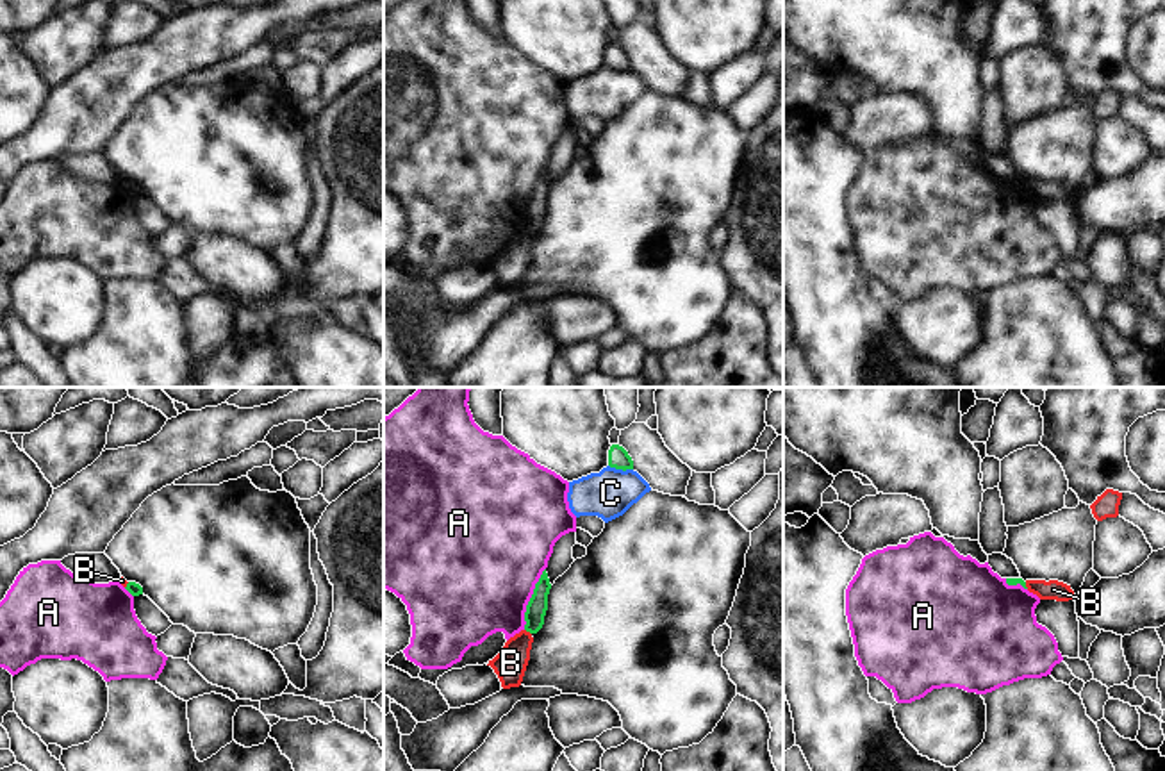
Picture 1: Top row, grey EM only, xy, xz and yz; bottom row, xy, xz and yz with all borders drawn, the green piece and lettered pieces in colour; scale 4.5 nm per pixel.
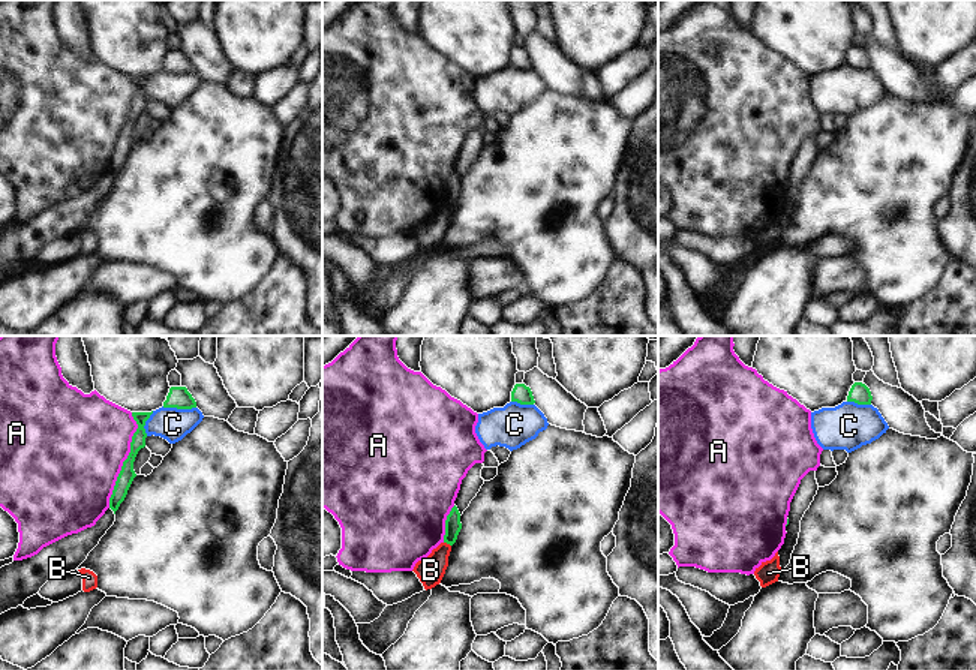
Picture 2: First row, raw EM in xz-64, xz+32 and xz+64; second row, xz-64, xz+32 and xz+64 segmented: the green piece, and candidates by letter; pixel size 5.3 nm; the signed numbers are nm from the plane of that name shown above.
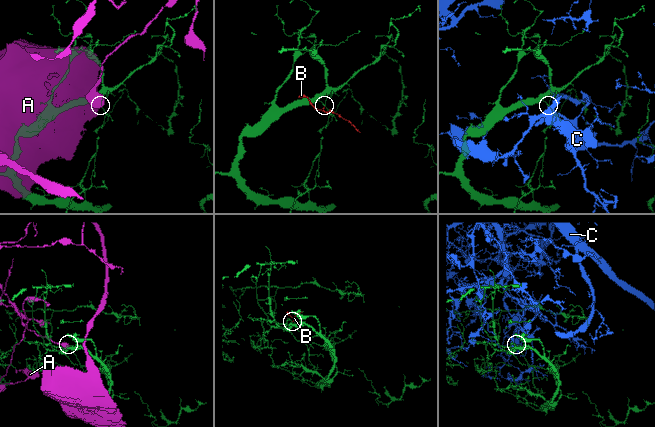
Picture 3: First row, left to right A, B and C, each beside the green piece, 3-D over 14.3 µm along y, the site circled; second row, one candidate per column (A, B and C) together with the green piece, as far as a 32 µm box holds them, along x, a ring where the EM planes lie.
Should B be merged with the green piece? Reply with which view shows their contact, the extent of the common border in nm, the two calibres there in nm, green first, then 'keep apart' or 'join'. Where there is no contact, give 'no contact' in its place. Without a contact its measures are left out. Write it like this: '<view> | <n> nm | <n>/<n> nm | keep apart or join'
xz | 40 nm | 90/150 nm | keep apart

